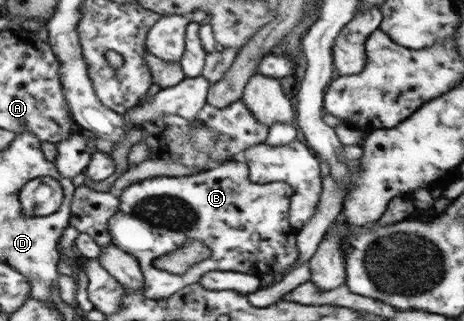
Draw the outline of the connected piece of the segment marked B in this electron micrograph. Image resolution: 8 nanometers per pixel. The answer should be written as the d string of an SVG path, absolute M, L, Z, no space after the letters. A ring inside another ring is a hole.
M231 160L213 169L205 169L185 177L151 177L134 182L120 193L117 213L108 222L112 242L121 250L135 255L144 274L144 295L151 300L169 298L193 283L209 271L245 272L261 278L264 274L283 275L298 260L299 249L295 229L289 222L289 204L292 188L287 181L255 183L249 180L246 163ZM200 240L212 249L211 260L204 264L192 264L183 274L173 274L157 268L155 260L181 248L187 242Z

